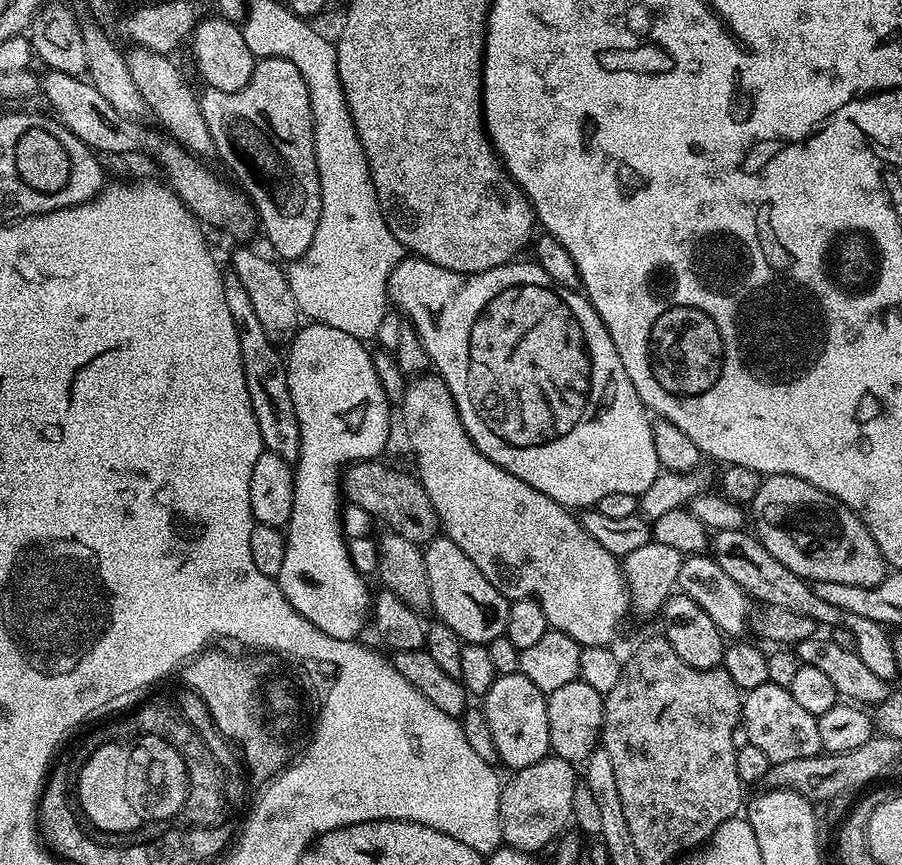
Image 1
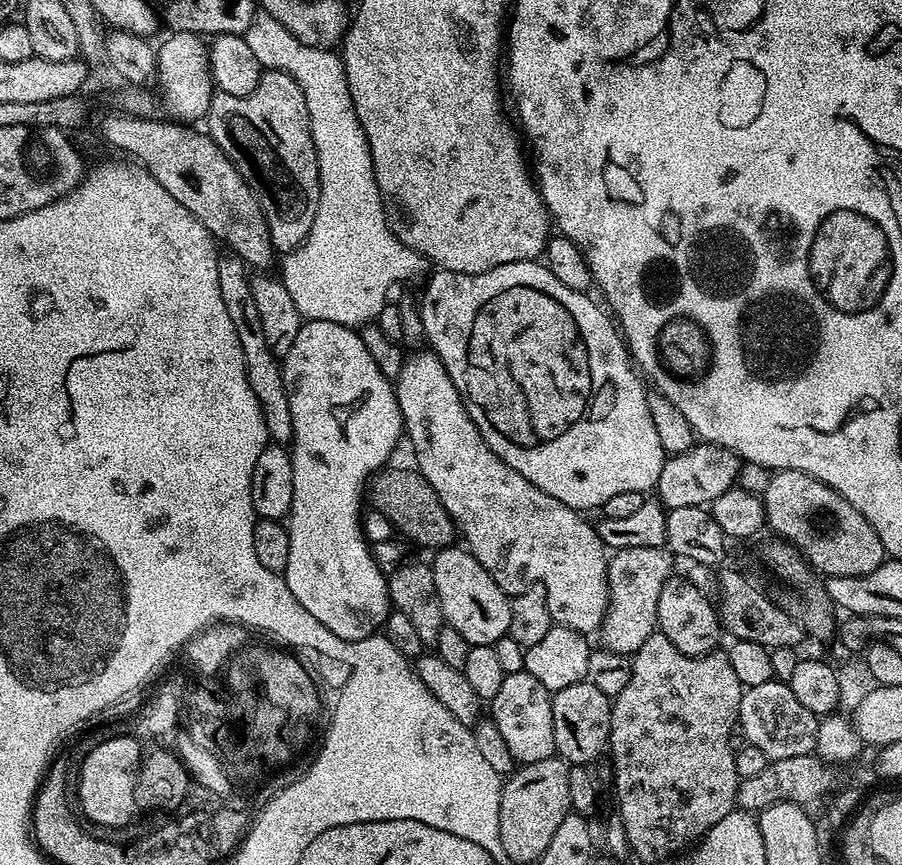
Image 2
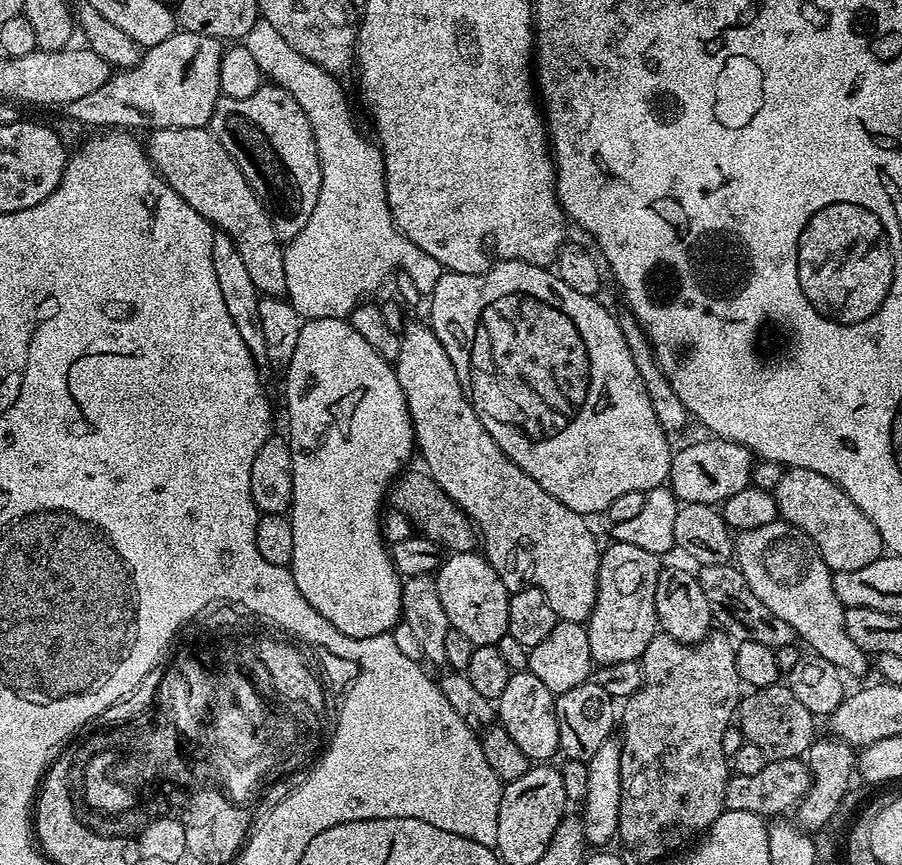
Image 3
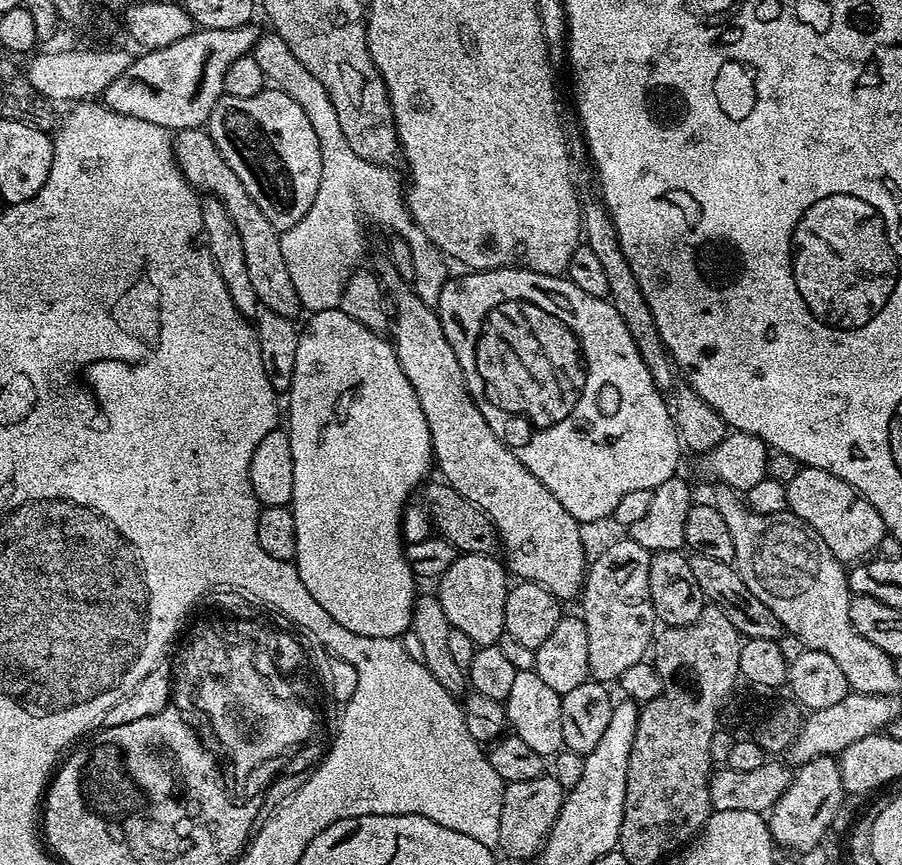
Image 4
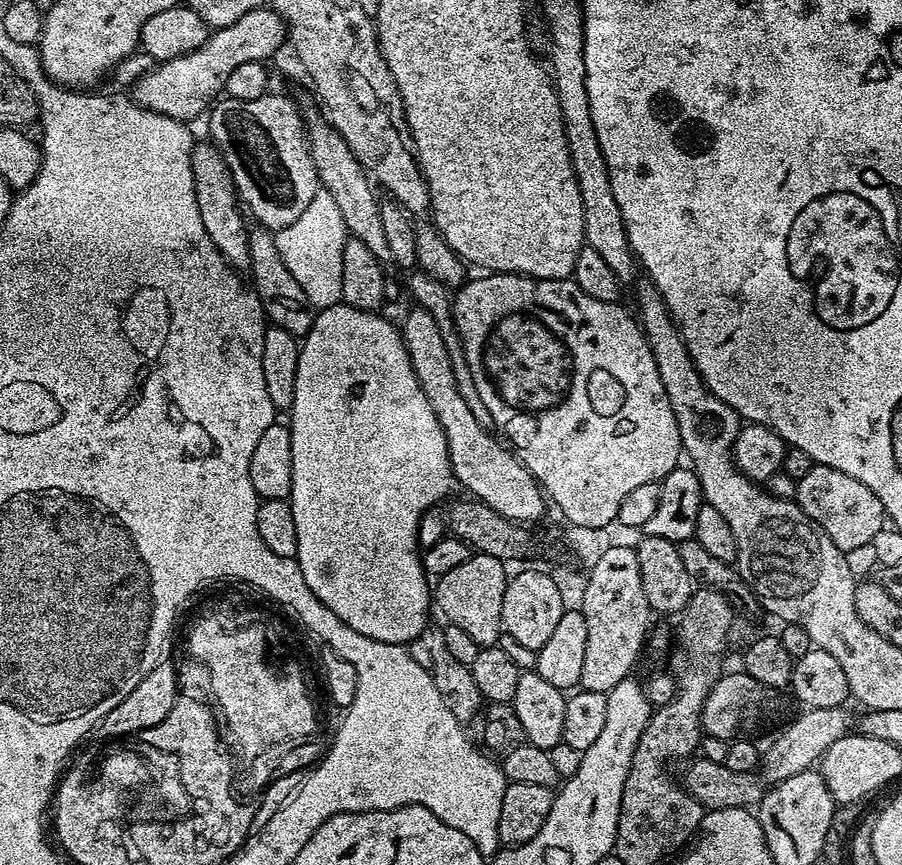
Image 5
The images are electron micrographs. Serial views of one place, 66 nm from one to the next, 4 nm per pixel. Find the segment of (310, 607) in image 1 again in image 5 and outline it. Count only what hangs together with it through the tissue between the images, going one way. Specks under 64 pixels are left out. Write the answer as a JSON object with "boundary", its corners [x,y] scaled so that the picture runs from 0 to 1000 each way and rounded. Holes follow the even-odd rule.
{"boundary":[[[380,349],[367,351],[365,356],[354,357],[349,362],[349,370],[344,377],[340,386],[335,390],[333,398],[333,408],[330,409],[330,437],[326,437],[326,465],[322,473],[322,494],[324,497],[324,528],[326,529],[326,557],[324,558],[324,571],[322,582],[326,590],[326,609],[330,613],[330,636],[327,640],[327,647],[333,651],[335,659],[335,668],[339,668],[339,677],[350,688],[355,695],[361,701],[366,701],[366,705],[370,705],[370,710],[375,714],[379,714],[379,719],[384,719],[384,724],[388,724],[388,728],[397,728],[397,733],[406,733],[406,738],[415,738],[419,742],[432,742],[433,745],[453,746],[457,740],[465,740],[471,734],[470,725],[475,721],[475,698],[477,703],[477,671],[470,664],[470,655],[466,653],[467,635],[463,632],[462,624],[465,622],[465,603],[469,595],[476,588],[482,588],[488,582],[487,578],[496,579],[502,572],[501,568],[507,568],[508,561],[506,550],[501,547],[501,535],[497,528],[497,517],[494,516],[494,504],[490,497],[486,483],[481,479],[481,474],[477,469],[477,465],[472,460],[472,455],[468,455],[468,446],[463,446],[463,437],[459,432],[459,423],[455,423],[455,409],[448,399],[448,391],[442,378],[439,379],[424,365],[420,360],[404,360],[395,357],[390,353]]]}

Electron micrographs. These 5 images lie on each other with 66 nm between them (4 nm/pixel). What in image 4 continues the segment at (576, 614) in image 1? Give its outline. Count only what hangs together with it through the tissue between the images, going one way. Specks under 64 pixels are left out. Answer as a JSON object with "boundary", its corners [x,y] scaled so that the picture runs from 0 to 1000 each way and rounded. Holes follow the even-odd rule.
{"boundary":[[[422,284],[412,298],[411,313],[416,316],[427,339],[432,343],[433,355],[437,357],[437,373],[432,379],[432,388],[437,394],[439,403],[439,413],[446,423],[446,432],[450,432],[450,437],[455,437],[455,446],[459,446],[459,455],[463,455],[463,469],[468,469],[468,479],[472,479],[472,492],[477,495],[477,511],[479,512],[479,531],[482,540],[488,541],[491,558],[499,561],[508,571],[512,571],[512,576],[517,576],[525,585],[530,585],[534,591],[545,600],[545,606],[550,609],[550,617],[553,628],[557,630],[557,638],[563,642],[561,646],[561,657],[569,667],[575,668],[578,672],[588,675],[599,675],[605,682],[610,682],[610,687],[614,687],[616,692],[622,696],[629,696],[644,688],[650,658],[654,651],[653,644],[647,644],[647,620],[643,602],[637,601],[632,594],[632,590],[627,590],[627,585],[623,585],[623,580],[619,580],[619,576],[614,576],[614,571],[610,571],[610,566],[605,566],[605,562],[601,562],[601,557],[596,557],[596,553],[592,553],[592,548],[588,548],[588,543],[583,543],[583,539],[579,539],[579,534],[574,534],[574,529],[570,529],[570,525],[551,506],[548,497],[543,497],[543,492],[539,488],[539,483],[534,483],[534,474],[530,474],[528,464],[524,462],[517,446],[517,437],[512,432],[512,423],[508,423],[508,413],[503,410],[503,400],[499,400],[499,395],[494,395],[494,386],[490,382],[490,372],[488,363],[482,355],[472,353],[468,349],[463,340],[460,338],[458,329],[446,321],[445,317],[437,310],[437,303],[430,296],[429,286]]]}

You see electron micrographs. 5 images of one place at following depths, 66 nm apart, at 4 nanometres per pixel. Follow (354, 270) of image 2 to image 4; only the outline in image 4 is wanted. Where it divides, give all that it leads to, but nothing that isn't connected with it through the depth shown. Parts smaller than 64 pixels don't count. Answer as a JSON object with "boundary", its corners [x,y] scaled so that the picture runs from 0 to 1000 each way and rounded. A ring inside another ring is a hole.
{"boundary":[[[305,39],[289,40],[288,47],[284,50],[277,64],[286,72],[286,76],[290,76],[290,86],[294,90],[310,105],[322,109],[322,113],[326,113],[326,118],[337,123],[343,134],[346,135],[346,145],[355,161],[357,210],[353,215],[348,238],[344,238],[344,243],[339,243],[339,247],[329,259],[309,269],[315,304],[317,304],[317,311],[322,316],[324,328],[330,338],[334,353],[344,361],[356,361],[376,353],[384,325],[398,306],[396,304],[404,294],[402,254],[408,254],[417,259],[427,259],[428,262],[439,268],[437,271],[440,274],[451,280],[457,291],[457,301],[459,301],[458,333],[468,349],[484,355],[489,347],[490,333],[492,333],[493,326],[499,323],[499,314],[496,310],[498,306],[488,288],[477,280],[477,275],[472,275],[472,268],[459,257],[452,243],[446,213],[439,209],[438,201],[433,199],[436,195],[397,183],[397,178],[392,178],[392,173],[388,173],[379,150],[366,133],[368,120],[366,109],[361,109],[361,99],[357,99],[357,95],[353,95],[353,90],[348,90],[348,86],[344,86],[344,81],[339,81],[339,76],[335,76],[335,72],[330,72],[330,67],[326,67],[326,62],[322,62],[317,49],[313,49],[310,42]]]}

